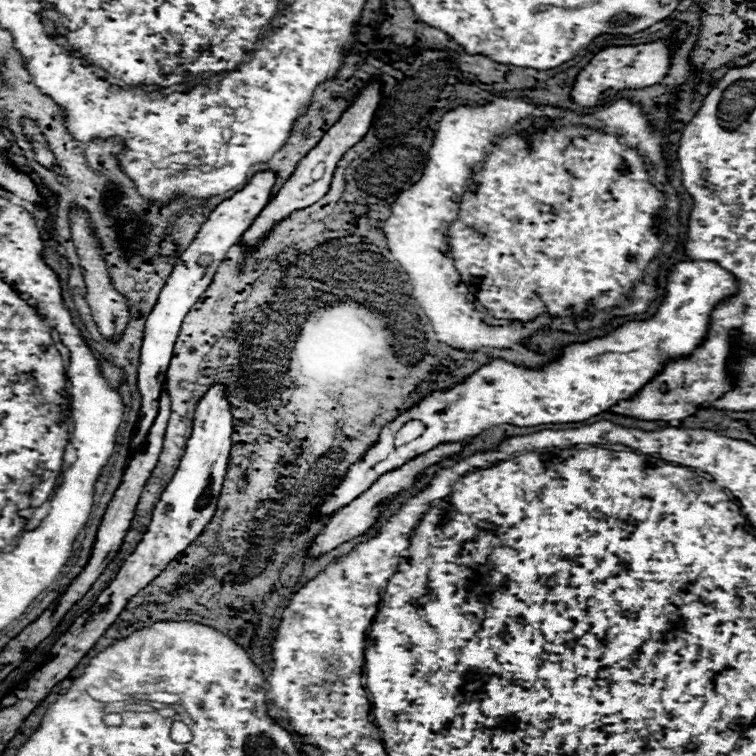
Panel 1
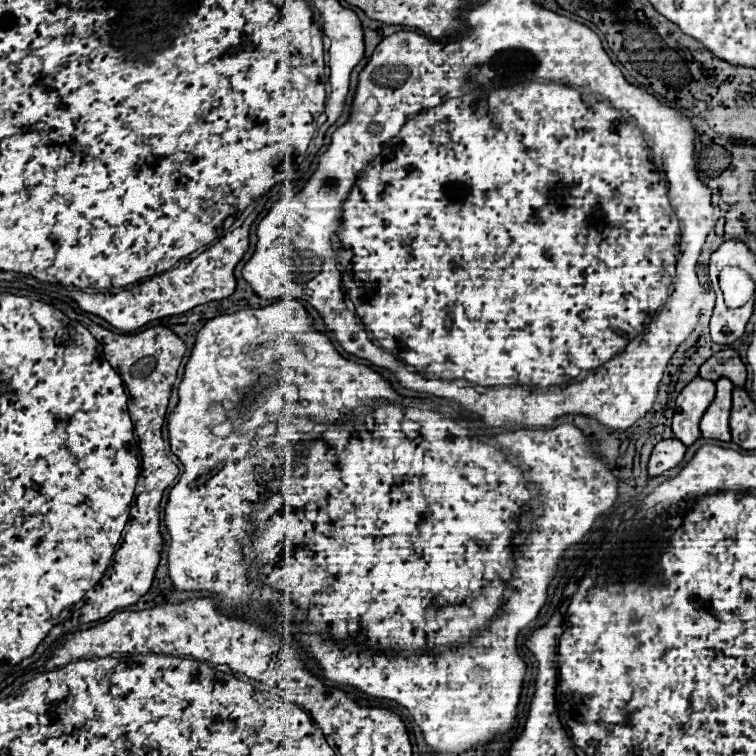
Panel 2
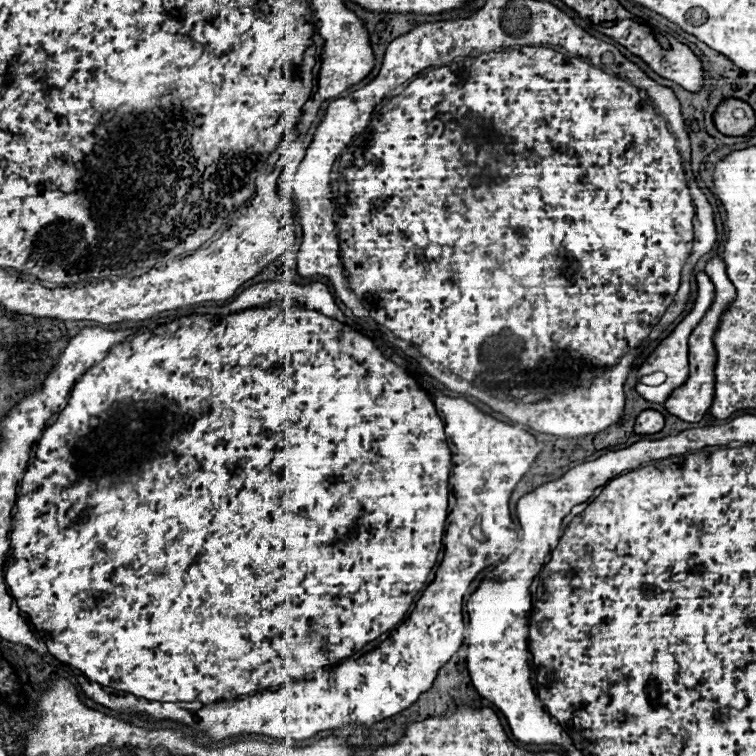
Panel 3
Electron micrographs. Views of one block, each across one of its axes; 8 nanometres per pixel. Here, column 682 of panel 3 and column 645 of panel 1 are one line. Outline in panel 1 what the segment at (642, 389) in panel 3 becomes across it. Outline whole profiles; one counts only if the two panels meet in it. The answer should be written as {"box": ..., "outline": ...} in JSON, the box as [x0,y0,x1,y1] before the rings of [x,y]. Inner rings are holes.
{"box":[318,262,734,518],"outline":[[[714,262],[674,264],[666,274],[664,294],[652,318],[630,320],[612,328],[602,338],[568,344],[562,348],[558,358],[550,360],[542,368],[524,368],[502,358],[492,360],[462,382],[424,396],[418,404],[404,410],[380,430],[378,442],[348,468],[334,492],[322,500],[318,506],[320,518],[332,516],[336,510],[366,492],[366,488],[370,488],[370,484],[374,484],[380,476],[428,452],[430,448],[436,448],[438,444],[460,442],[498,424],[538,426],[582,422],[606,412],[620,400],[628,400],[642,388],[642,384],[652,380],[668,360],[690,354],[704,340],[712,308],[734,292],[734,276]],[[410,420],[424,422],[424,432],[408,444],[394,446],[396,432]]]}

